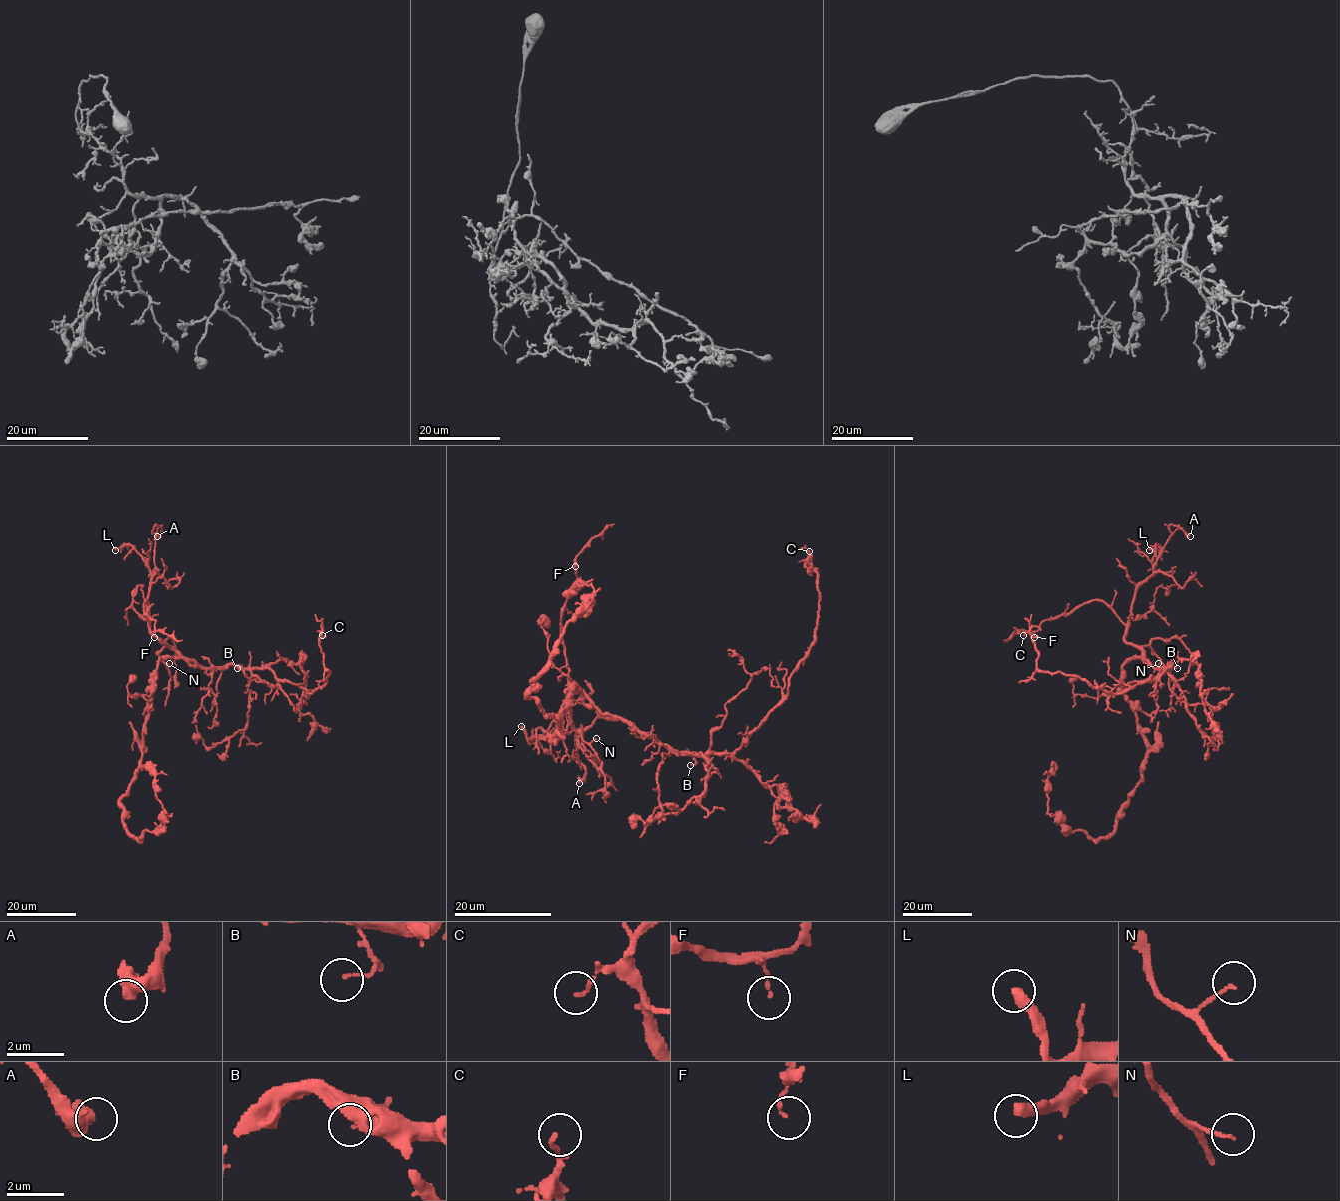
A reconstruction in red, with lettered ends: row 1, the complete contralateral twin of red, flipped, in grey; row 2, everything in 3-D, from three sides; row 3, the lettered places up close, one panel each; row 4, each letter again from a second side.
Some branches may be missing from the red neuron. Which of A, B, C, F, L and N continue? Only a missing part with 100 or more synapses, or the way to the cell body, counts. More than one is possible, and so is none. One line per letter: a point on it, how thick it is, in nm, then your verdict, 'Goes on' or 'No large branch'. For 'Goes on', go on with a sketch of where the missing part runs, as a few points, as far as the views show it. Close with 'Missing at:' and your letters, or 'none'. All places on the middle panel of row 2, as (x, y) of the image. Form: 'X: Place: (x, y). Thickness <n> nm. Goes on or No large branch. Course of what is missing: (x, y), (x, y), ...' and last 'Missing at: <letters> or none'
A: Place: (579, 783). Thickness 600 nm. No large branch
B: Place: (690, 765). Thickness 100 nm. No large branch
C: Place: (809, 551). Thickness 130 nm. No large branch
F: Place: (575, 566). Thickness 100 nm. No large branch
L: Place: (521, 726). Thickness 400 nm. Goes on. Course of what is missing: (521, 726), (532, 735), (541, 736), (561, 755), (574, 760), (591, 776)
N: Place: (596, 738). Thickness 110 nm. No large branch
Missing at: L

